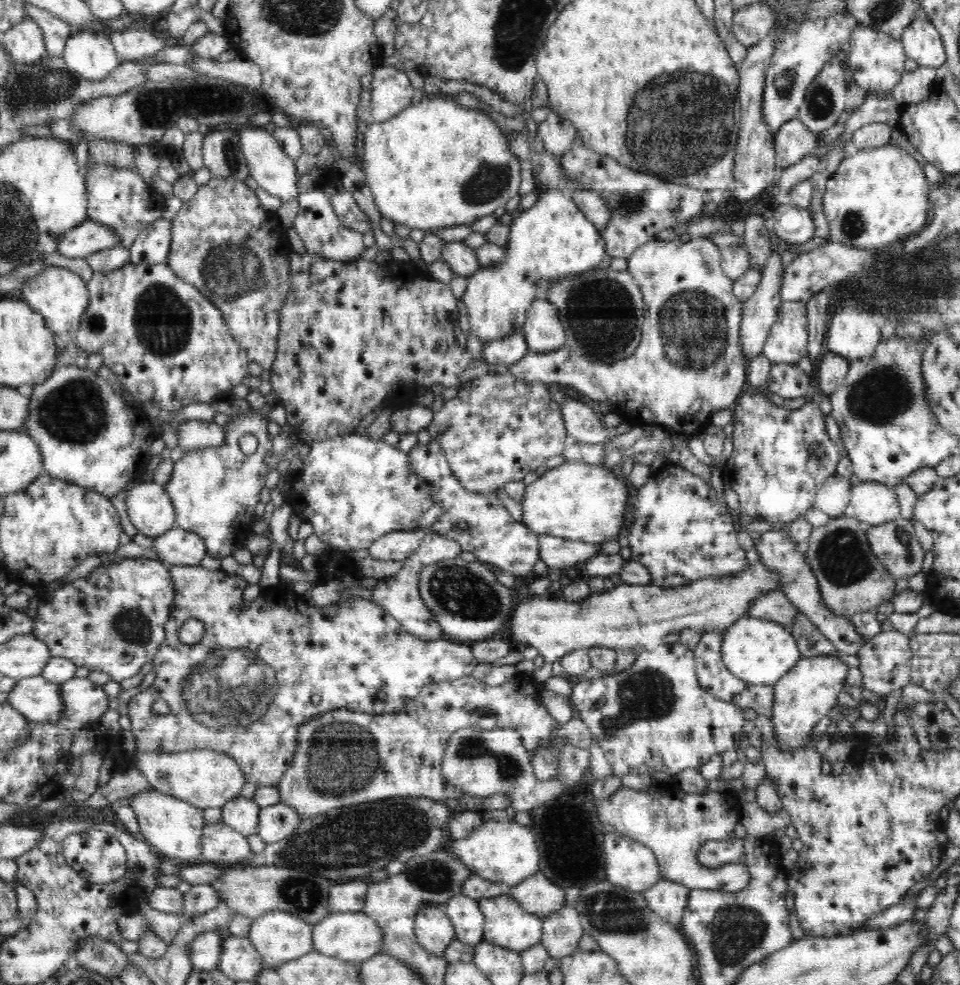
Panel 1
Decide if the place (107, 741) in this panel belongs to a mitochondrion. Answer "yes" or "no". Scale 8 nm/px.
no

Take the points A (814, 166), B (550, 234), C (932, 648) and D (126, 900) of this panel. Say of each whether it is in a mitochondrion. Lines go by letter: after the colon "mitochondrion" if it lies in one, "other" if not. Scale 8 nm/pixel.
A: other
B: other
C: other
D: other

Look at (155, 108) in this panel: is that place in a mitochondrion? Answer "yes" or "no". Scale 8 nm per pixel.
yes

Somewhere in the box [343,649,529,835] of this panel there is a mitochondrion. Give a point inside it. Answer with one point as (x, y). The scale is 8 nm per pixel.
(507, 766)

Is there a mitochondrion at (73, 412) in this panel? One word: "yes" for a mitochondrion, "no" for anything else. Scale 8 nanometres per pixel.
yes

